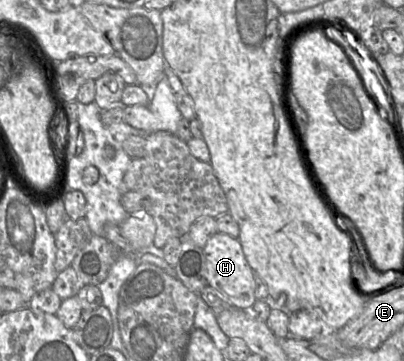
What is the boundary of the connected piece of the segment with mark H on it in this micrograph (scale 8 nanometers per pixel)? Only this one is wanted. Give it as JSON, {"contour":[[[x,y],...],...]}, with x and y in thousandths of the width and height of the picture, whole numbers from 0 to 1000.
{"contour":[[[537,643],[500,687],[507,717],[507,773],[512,789],[535,801],[567,839],[606,859],[634,834],[634,759],[616,734],[589,659]]]}

